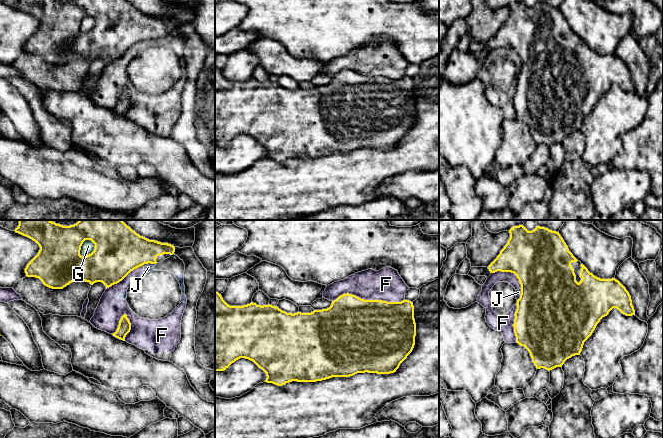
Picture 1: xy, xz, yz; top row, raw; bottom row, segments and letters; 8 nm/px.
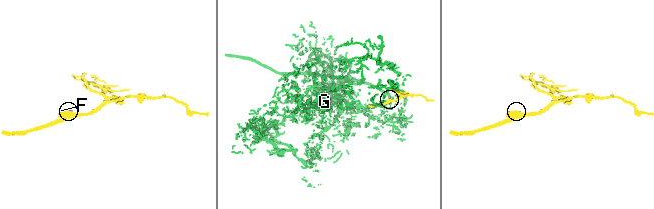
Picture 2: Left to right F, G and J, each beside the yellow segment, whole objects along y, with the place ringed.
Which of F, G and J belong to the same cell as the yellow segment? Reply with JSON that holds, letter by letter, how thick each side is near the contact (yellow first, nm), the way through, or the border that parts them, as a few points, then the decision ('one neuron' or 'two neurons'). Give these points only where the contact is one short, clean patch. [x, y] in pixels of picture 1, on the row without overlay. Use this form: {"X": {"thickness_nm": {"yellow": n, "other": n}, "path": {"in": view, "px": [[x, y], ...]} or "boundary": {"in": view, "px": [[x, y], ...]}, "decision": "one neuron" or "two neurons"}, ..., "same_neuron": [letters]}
{"F": {"thickness_nm": {"yellow": 500, "other": 260}, "decision": "two neurons"}, "G": {"thickness_nm": {"yellow": 380, "other": 100}, "boundary": {"in": "xy", "px": [[90, 15], [86, 15], [83, 18], [80, 26], [81, 32]]}, "decision": "two neurons"}, "J": {"thickness_nm": {"yellow": 380, "other": 70}, "decision": "two neurons"}, "same_neuron": []}

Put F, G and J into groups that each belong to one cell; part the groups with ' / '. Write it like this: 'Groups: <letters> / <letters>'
Groups: F J / G

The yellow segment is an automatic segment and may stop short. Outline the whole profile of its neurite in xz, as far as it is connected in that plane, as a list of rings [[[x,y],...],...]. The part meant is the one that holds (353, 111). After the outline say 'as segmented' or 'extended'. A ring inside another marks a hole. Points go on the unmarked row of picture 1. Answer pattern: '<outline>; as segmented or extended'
[[[215,67],[215,147],[224,147],[232,139],[240,134],[245,134],[253,137],[260,145],[266,149],[267,159],[273,159],[278,162],[285,161],[286,159],[297,158],[316,158],[326,156],[332,153],[350,153],[357,149],[377,149],[377,150],[390,150],[396,148],[400,140],[412,128],[415,121],[416,112],[416,99],[414,95],[414,82],[413,78],[403,76],[401,78],[387,78],[382,76],[364,76],[352,70],[343,70],[327,85],[314,86],[311,89],[287,89],[282,87],[277,82],[257,81],[251,78],[243,82],[230,82],[222,74],[221,70]]]; as segmented

